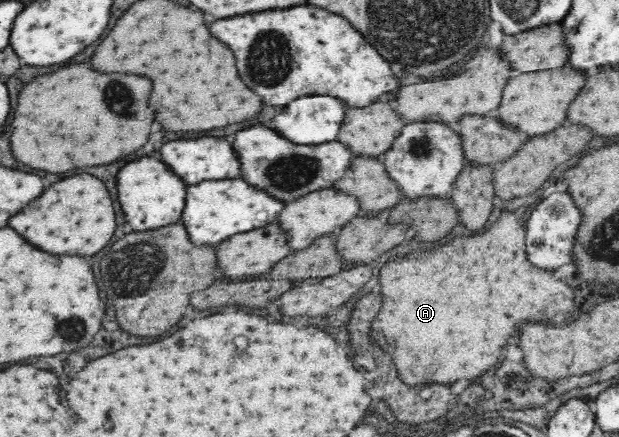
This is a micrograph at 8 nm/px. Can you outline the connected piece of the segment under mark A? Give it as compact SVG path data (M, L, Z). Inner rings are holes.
M511 212L507 213L509 215L501 215L495 225L481 235L457 237L433 253L415 259L393 259L382 265L379 273L381 311L375 315L369 333L379 345L381 335L385 337L385 343L389 343L385 351L393 357L399 379L409 387L431 381L451 385L455 379L477 379L499 361L499 353L517 323L547 321L559 313L573 311L573 291L563 281L551 281L549 271L527 263L523 227Z

